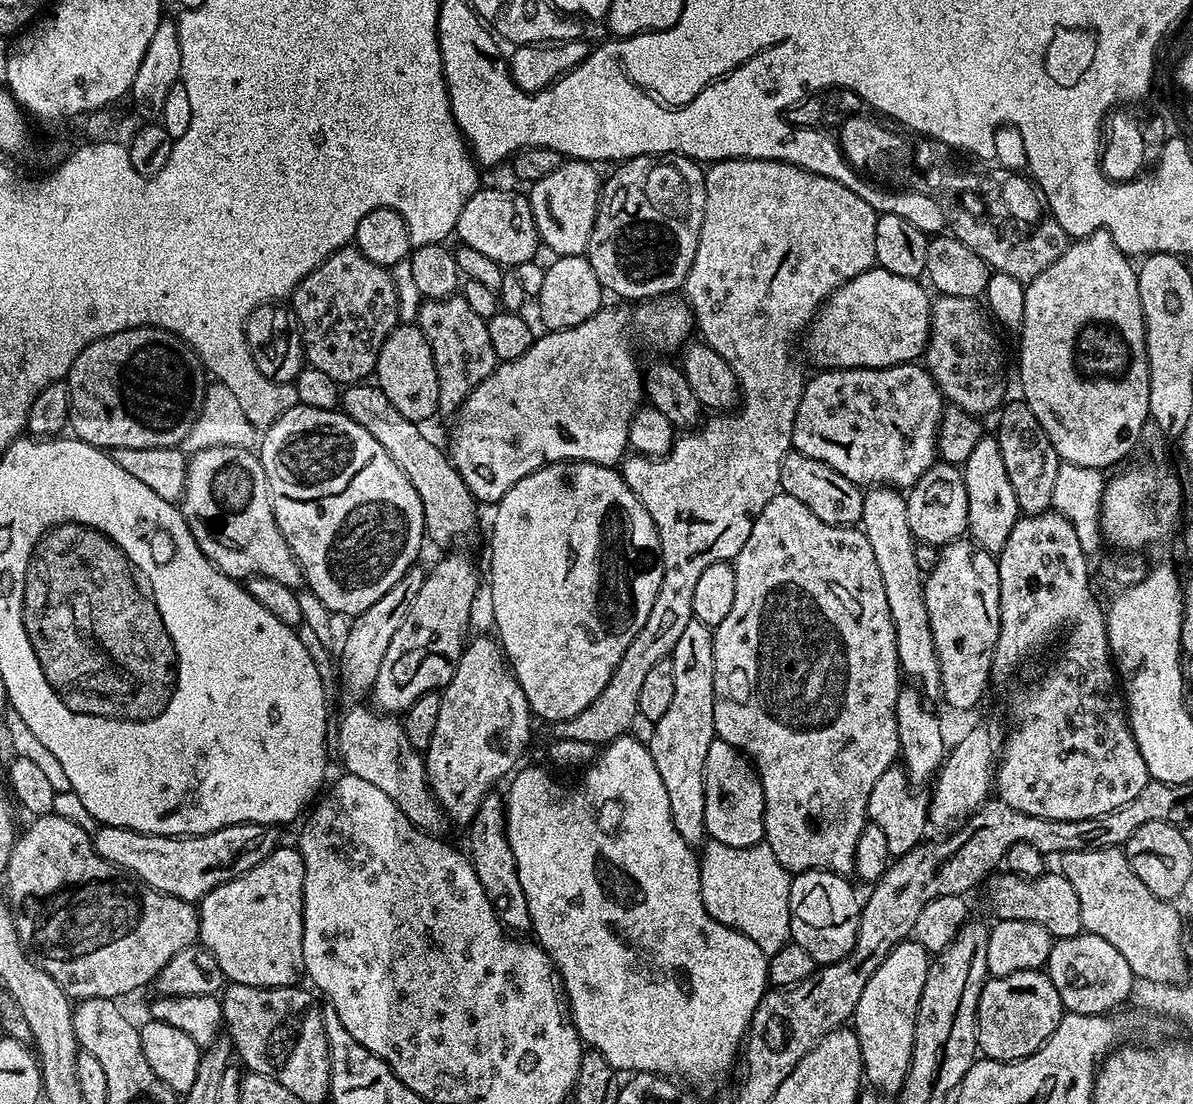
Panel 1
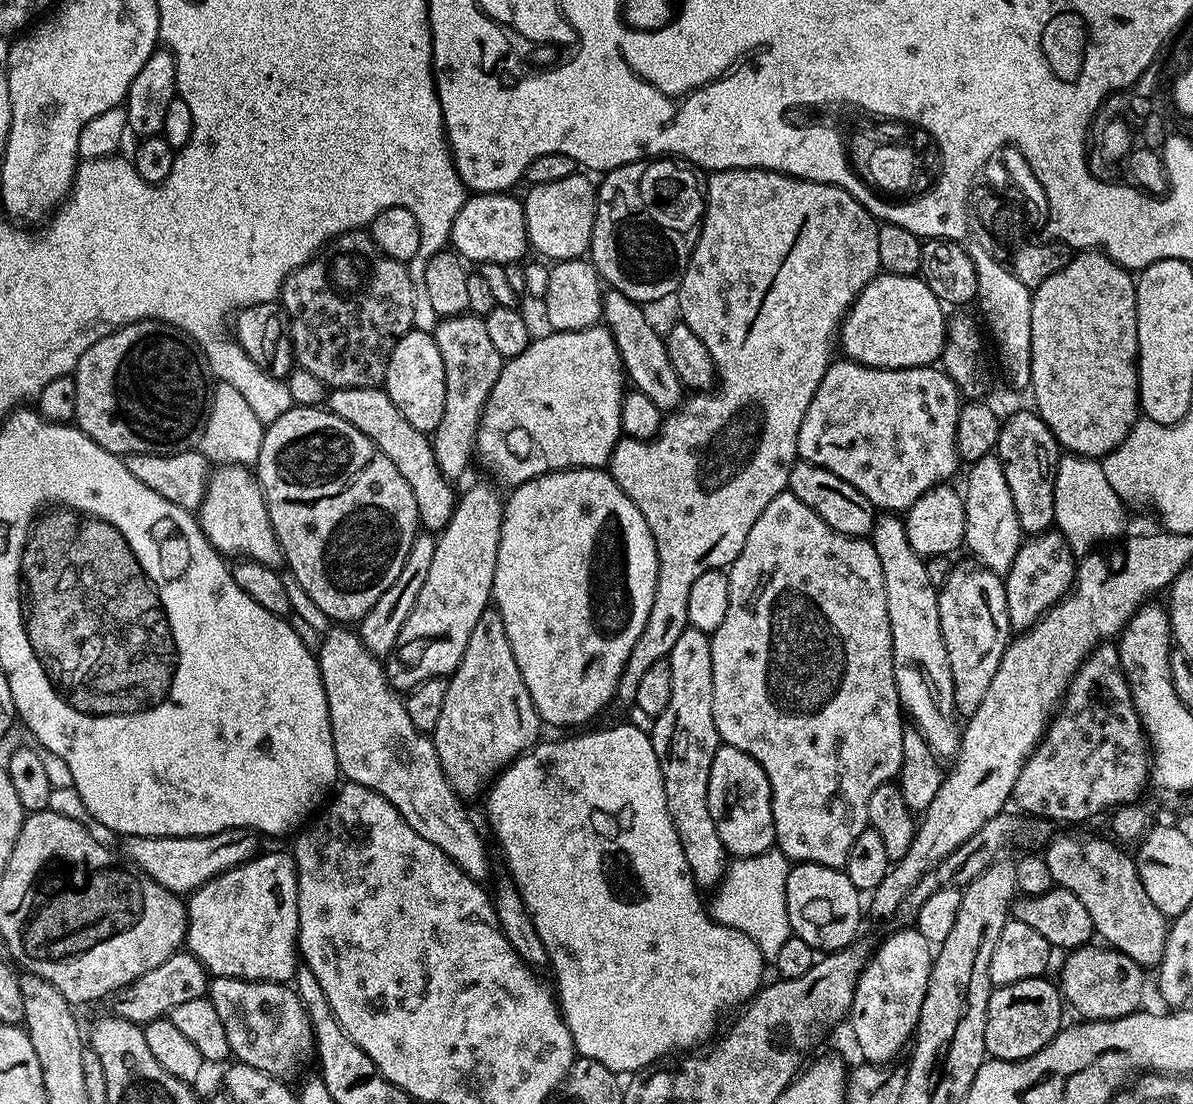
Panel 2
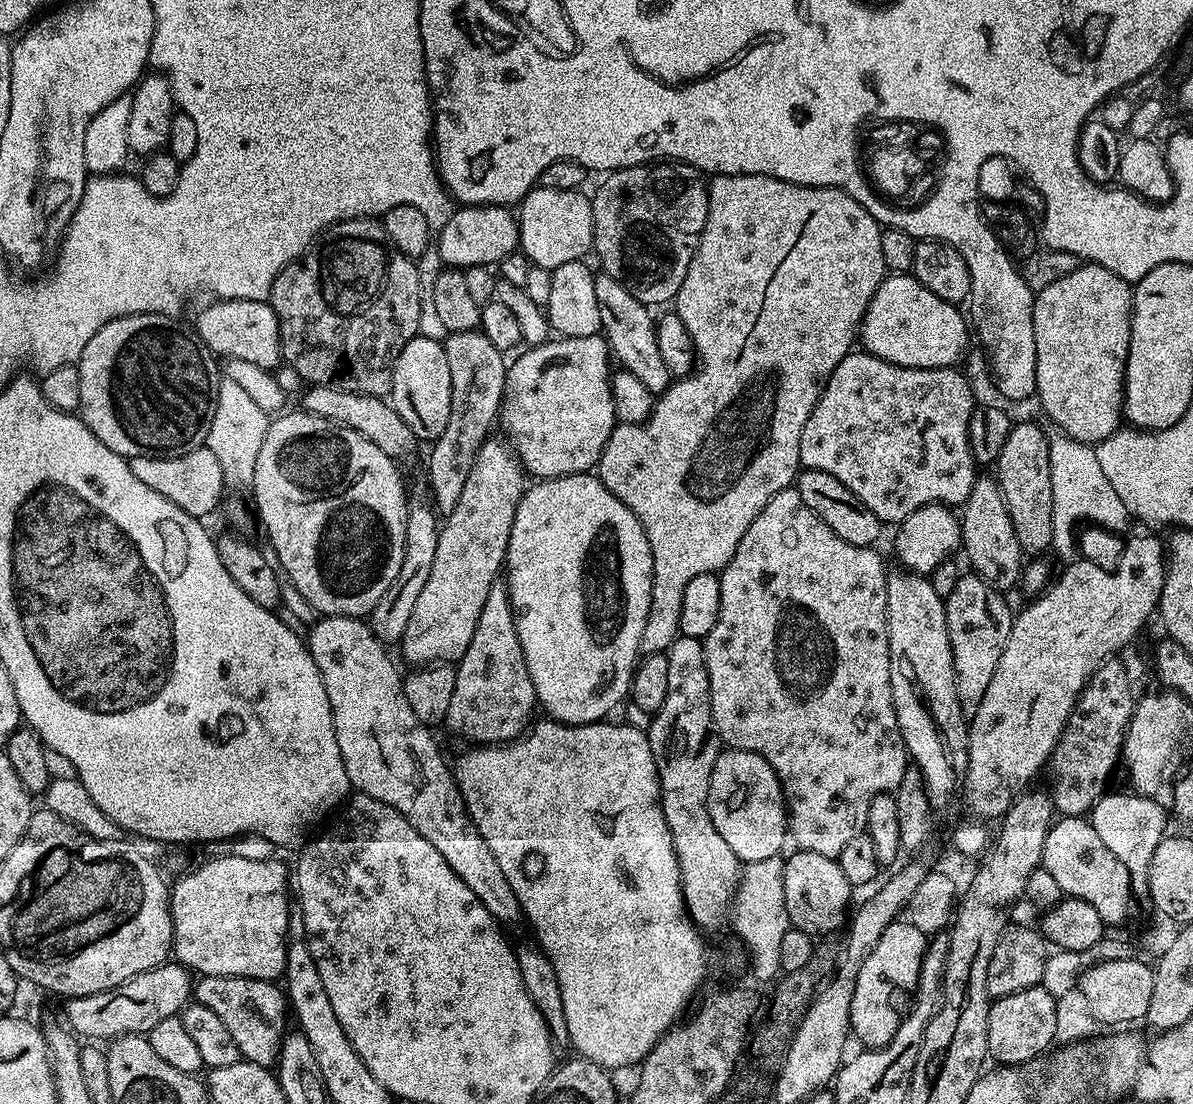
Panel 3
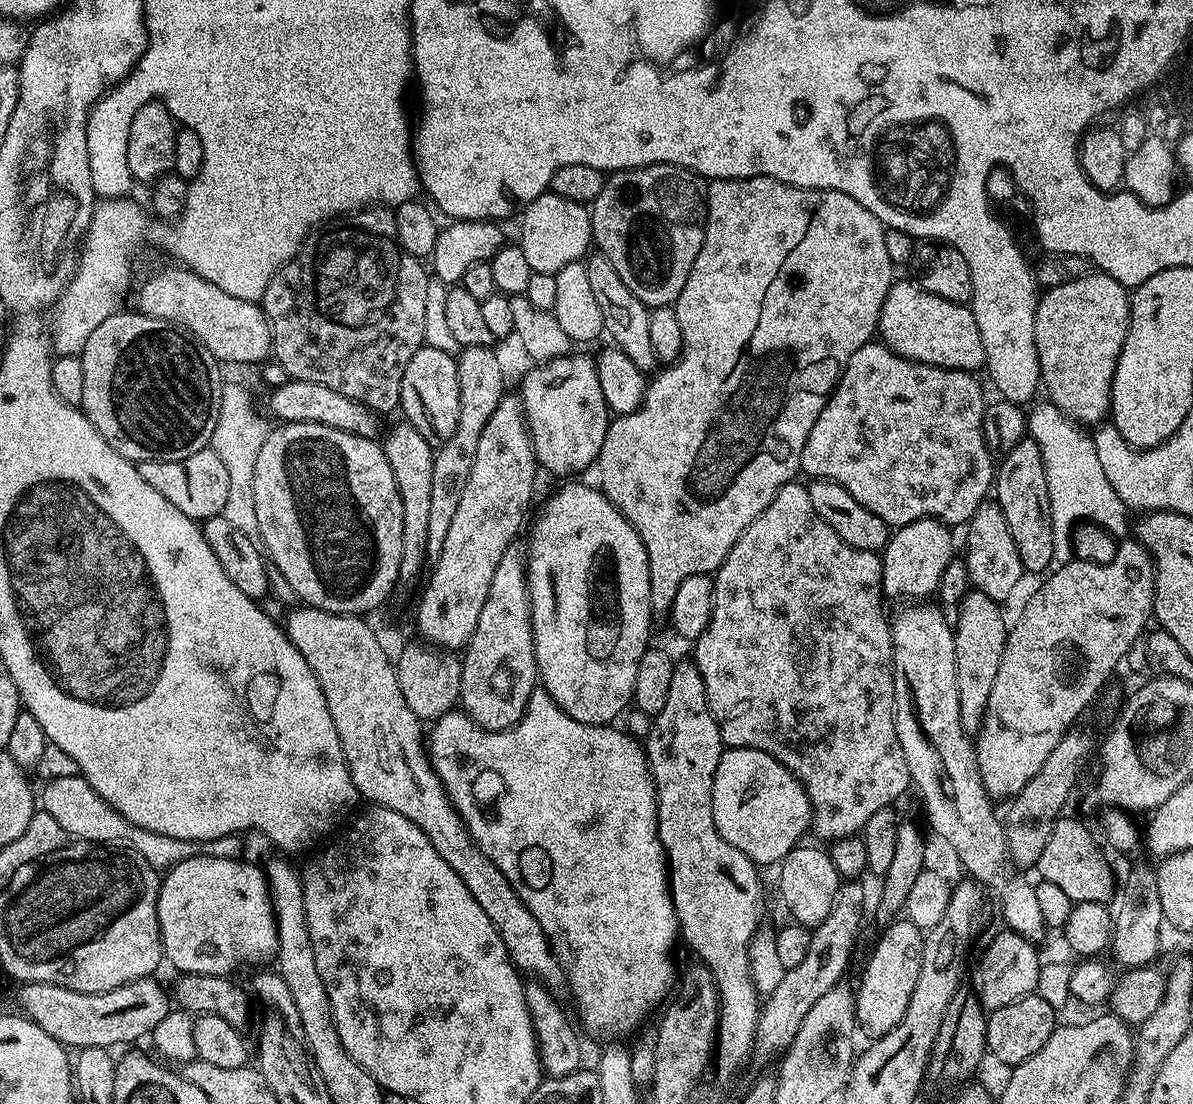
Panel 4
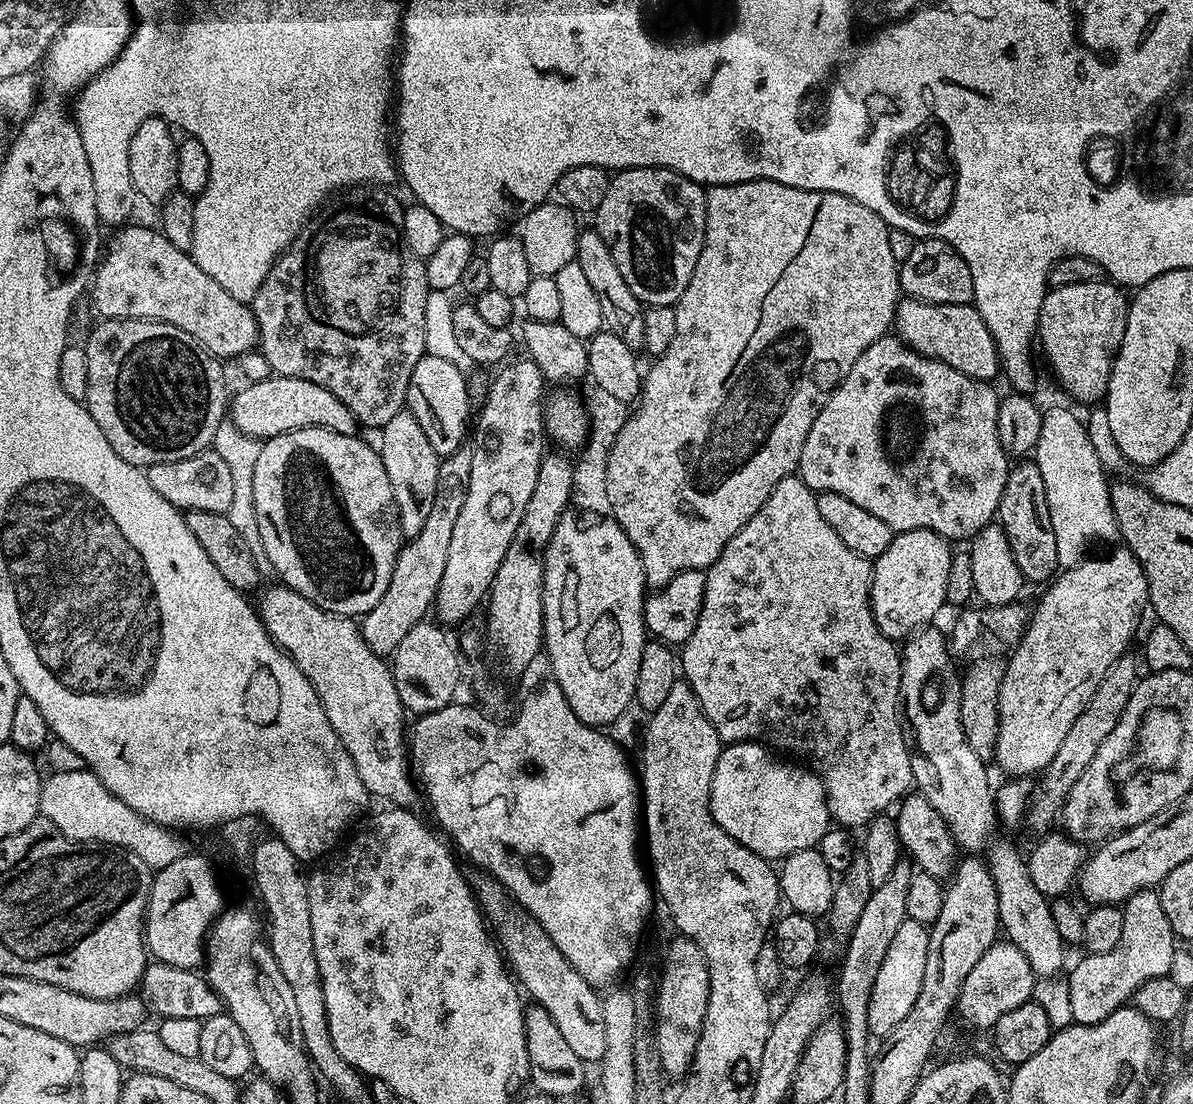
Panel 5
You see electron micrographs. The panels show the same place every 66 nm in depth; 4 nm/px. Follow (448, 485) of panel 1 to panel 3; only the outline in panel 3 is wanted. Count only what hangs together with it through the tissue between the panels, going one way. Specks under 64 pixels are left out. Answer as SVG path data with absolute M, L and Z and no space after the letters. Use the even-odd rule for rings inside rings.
M330 386L309 387L303 396L303 411L332 420L335 424L353 428L358 434L362 434L362 438L374 442L374 446L378 446L378 450L382 450L382 454L400 458L403 452L410 451L414 446L417 447L416 435L412 433L410 426L406 426L406 422L402 422L402 418L387 399L366 394L354 394Z

